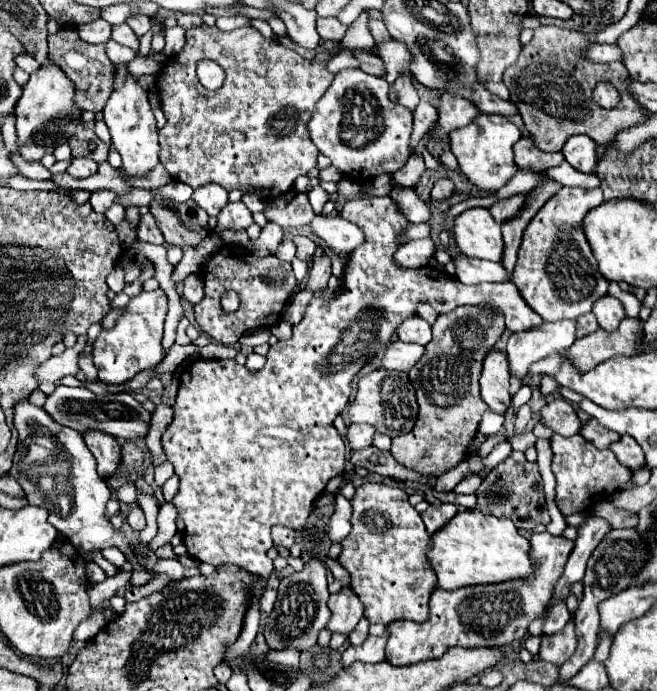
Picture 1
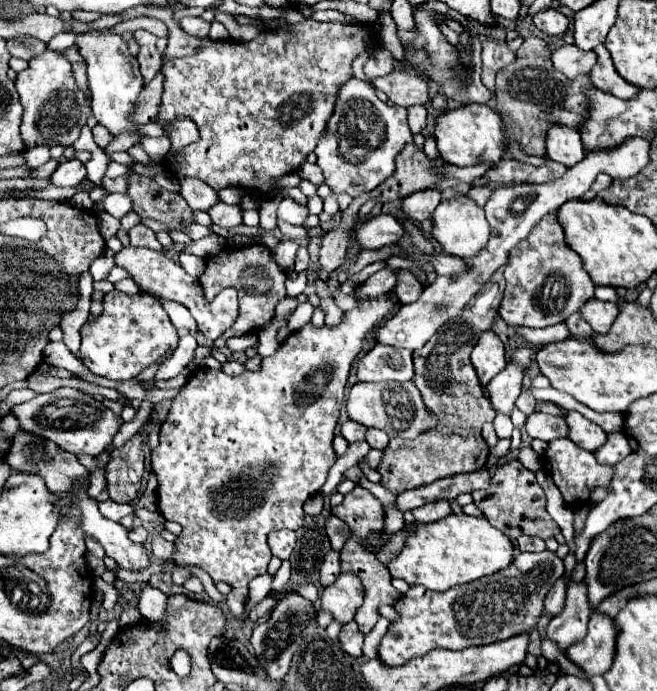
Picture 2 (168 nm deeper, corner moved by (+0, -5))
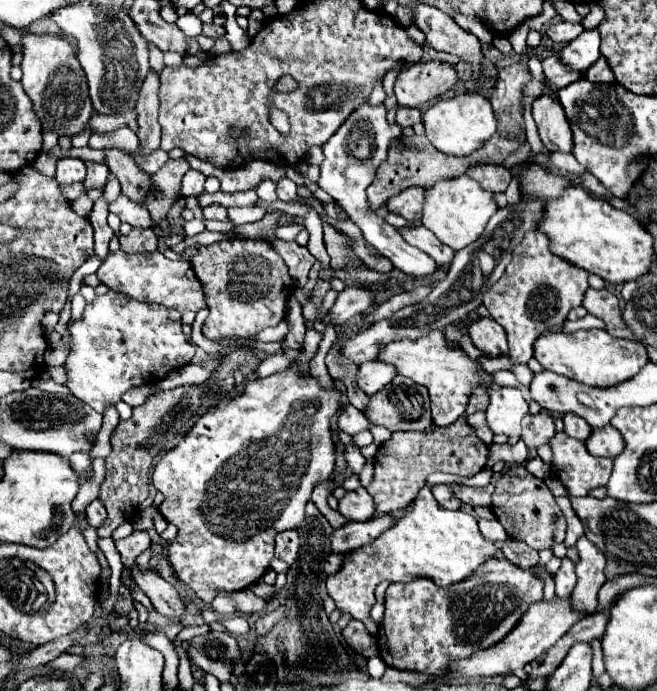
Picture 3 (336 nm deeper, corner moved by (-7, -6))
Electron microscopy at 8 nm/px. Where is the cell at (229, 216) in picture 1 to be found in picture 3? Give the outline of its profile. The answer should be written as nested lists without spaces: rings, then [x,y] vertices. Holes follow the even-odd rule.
[[[211,203],[207,207],[203,207],[203,217],[205,219],[219,219],[219,221],[227,221],[227,209],[219,203]]]

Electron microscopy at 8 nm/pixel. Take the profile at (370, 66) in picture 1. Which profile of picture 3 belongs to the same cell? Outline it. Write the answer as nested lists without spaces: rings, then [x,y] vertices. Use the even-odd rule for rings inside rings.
[[[429,59],[407,65],[395,81],[395,97],[401,107],[423,107],[445,95],[459,79],[453,63]]]

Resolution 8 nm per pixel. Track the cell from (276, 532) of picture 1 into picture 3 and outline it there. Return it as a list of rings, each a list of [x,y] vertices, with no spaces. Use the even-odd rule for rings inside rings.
[[[295,529],[277,533],[277,537],[275,537],[275,557],[283,559],[287,565],[293,565],[293,561],[297,557],[297,549],[299,549],[299,537],[297,537]]]

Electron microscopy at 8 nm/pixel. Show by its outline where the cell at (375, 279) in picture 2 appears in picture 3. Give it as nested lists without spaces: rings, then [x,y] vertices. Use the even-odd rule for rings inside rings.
[[[351,285],[347,289],[343,289],[335,301],[335,305],[329,309],[329,323],[335,327],[341,327],[347,323],[347,319],[359,315],[359,313],[369,313],[371,305],[373,305],[373,291],[369,291],[367,287],[359,287],[359,285]]]

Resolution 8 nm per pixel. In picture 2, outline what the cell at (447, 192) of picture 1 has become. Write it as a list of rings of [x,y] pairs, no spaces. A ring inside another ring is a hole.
[[[430,188],[430,190],[414,192],[414,194],[410,194],[408,198],[404,198],[402,208],[404,208],[404,212],[406,212],[412,220],[424,222],[424,220],[428,220],[428,218],[432,216],[434,208],[436,208],[440,202],[442,202],[442,194],[440,194],[438,190],[434,190],[434,188]]]

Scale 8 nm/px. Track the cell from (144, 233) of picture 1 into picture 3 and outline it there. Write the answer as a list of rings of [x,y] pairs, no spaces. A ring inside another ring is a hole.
[[[131,229],[129,235],[119,237],[121,251],[125,253],[139,253],[139,251],[155,251],[157,249],[157,235],[153,229]]]

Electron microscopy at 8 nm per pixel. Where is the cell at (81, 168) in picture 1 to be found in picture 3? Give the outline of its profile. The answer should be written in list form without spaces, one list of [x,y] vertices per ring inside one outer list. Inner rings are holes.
[[[59,159],[57,161],[57,183],[61,185],[71,185],[71,183],[77,183],[77,181],[83,181],[85,177],[85,163],[81,159]]]

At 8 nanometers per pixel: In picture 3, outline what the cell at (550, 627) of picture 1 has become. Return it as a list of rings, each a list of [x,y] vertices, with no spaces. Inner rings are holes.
[[[563,557],[561,559],[561,567],[555,573],[555,593],[557,597],[571,597],[571,591],[575,587],[575,565]]]

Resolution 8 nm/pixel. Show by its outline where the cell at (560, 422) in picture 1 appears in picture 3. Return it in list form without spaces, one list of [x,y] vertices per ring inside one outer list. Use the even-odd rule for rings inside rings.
[[[539,411],[537,415],[527,413],[521,421],[521,427],[523,427],[521,439],[529,449],[537,449],[545,445],[555,435],[555,425],[547,411]]]

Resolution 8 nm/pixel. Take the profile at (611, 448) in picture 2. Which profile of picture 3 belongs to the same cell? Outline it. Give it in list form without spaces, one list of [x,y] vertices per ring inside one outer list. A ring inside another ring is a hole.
[[[613,425],[593,429],[589,439],[585,441],[585,445],[593,457],[609,457],[609,459],[615,459],[625,447],[621,433],[617,433],[617,429],[613,429]]]

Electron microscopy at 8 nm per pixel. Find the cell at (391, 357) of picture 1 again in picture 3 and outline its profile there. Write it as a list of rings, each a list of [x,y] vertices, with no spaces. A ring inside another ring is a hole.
[[[367,361],[359,367],[355,381],[357,381],[357,387],[371,397],[373,393],[381,391],[387,383],[391,383],[395,375],[397,371],[393,369],[393,365],[387,365],[381,361]]]

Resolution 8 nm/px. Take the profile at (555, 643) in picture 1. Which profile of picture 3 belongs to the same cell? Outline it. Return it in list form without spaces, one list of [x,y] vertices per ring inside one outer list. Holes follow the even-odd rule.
[[[583,535],[577,541],[579,563],[575,565],[577,585],[573,589],[573,607],[585,613],[595,613],[597,591],[605,583],[605,555]]]

